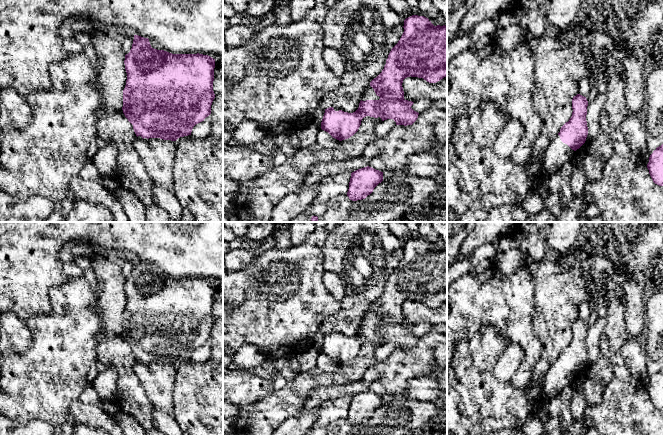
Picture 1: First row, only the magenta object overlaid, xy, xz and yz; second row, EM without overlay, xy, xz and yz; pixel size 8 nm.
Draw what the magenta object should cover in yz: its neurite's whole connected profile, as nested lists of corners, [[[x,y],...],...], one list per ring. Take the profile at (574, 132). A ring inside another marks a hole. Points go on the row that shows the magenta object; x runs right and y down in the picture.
[[[577,94],[572,99],[572,116],[554,137],[544,154],[542,178],[548,179],[567,161],[571,161],[574,153],[586,141],[588,127],[586,121],[588,101]]]

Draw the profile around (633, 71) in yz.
[[[629,53],[622,61],[625,78],[625,100],[629,112],[644,109],[645,80],[643,67],[633,53]]]

